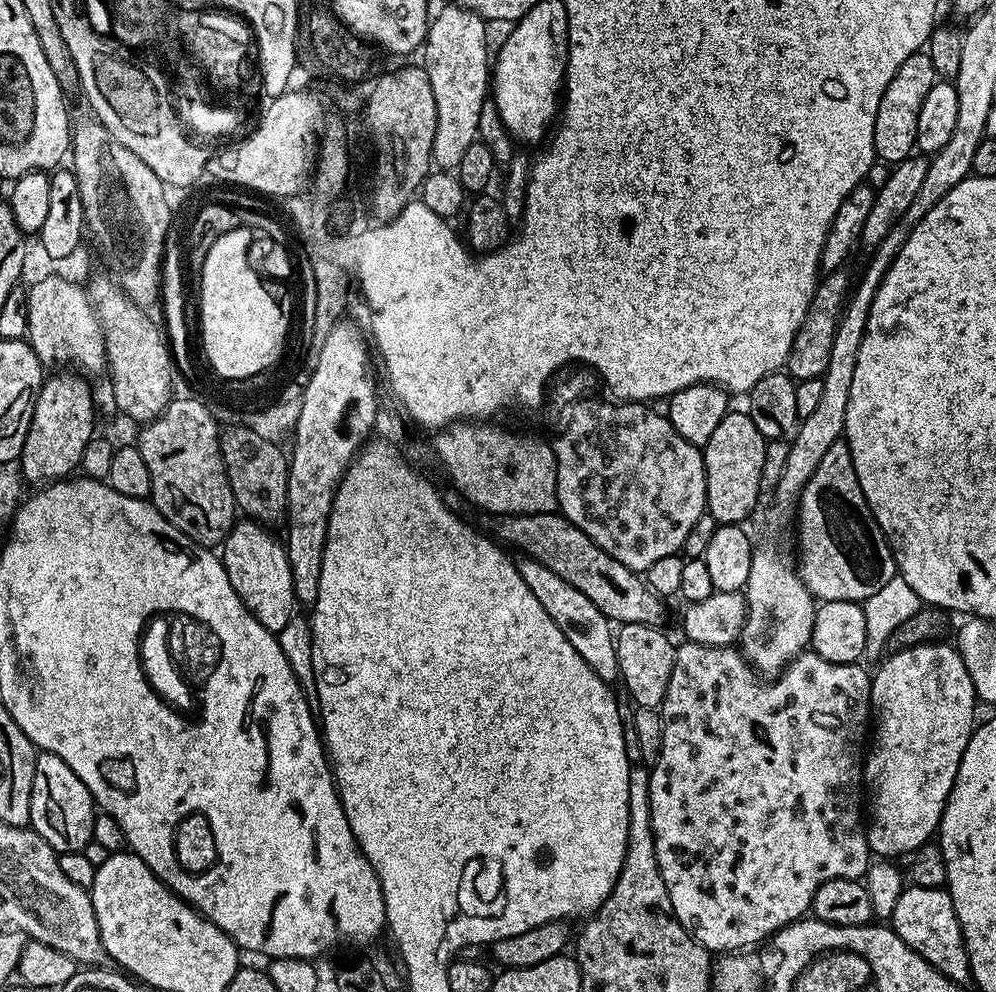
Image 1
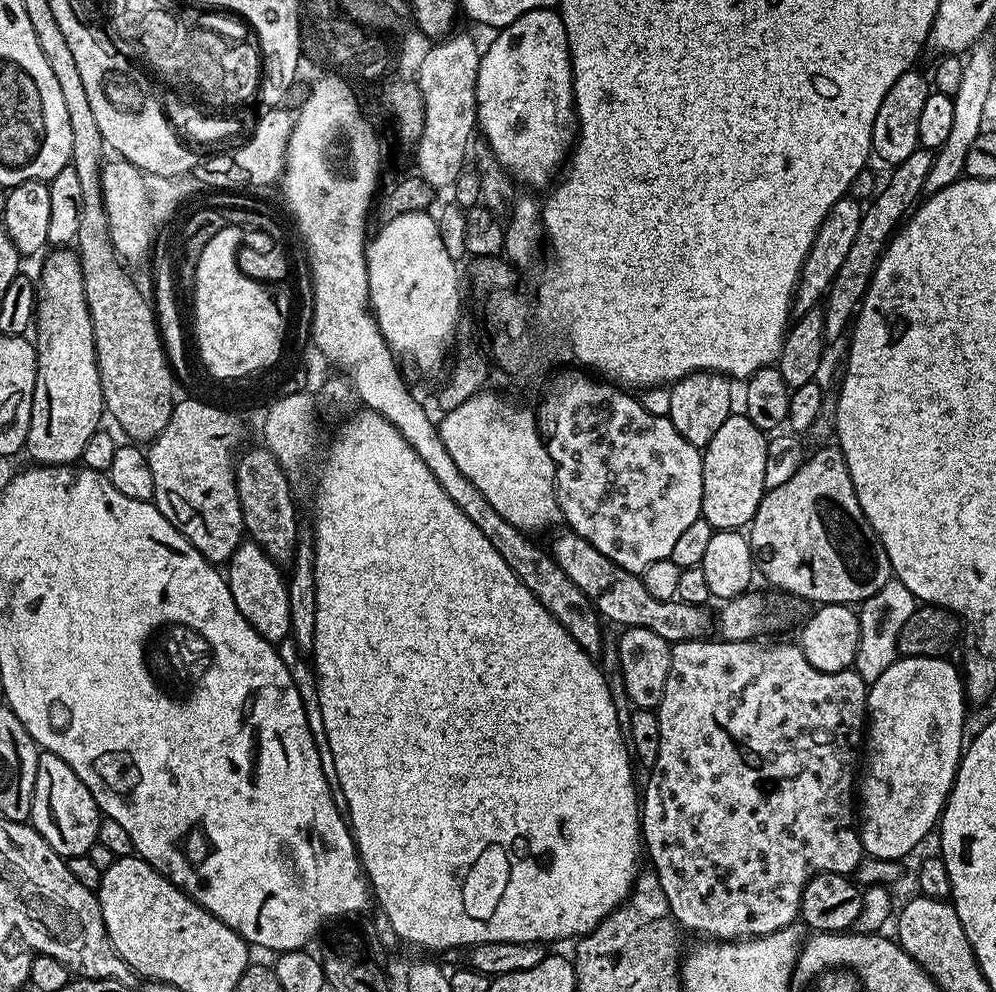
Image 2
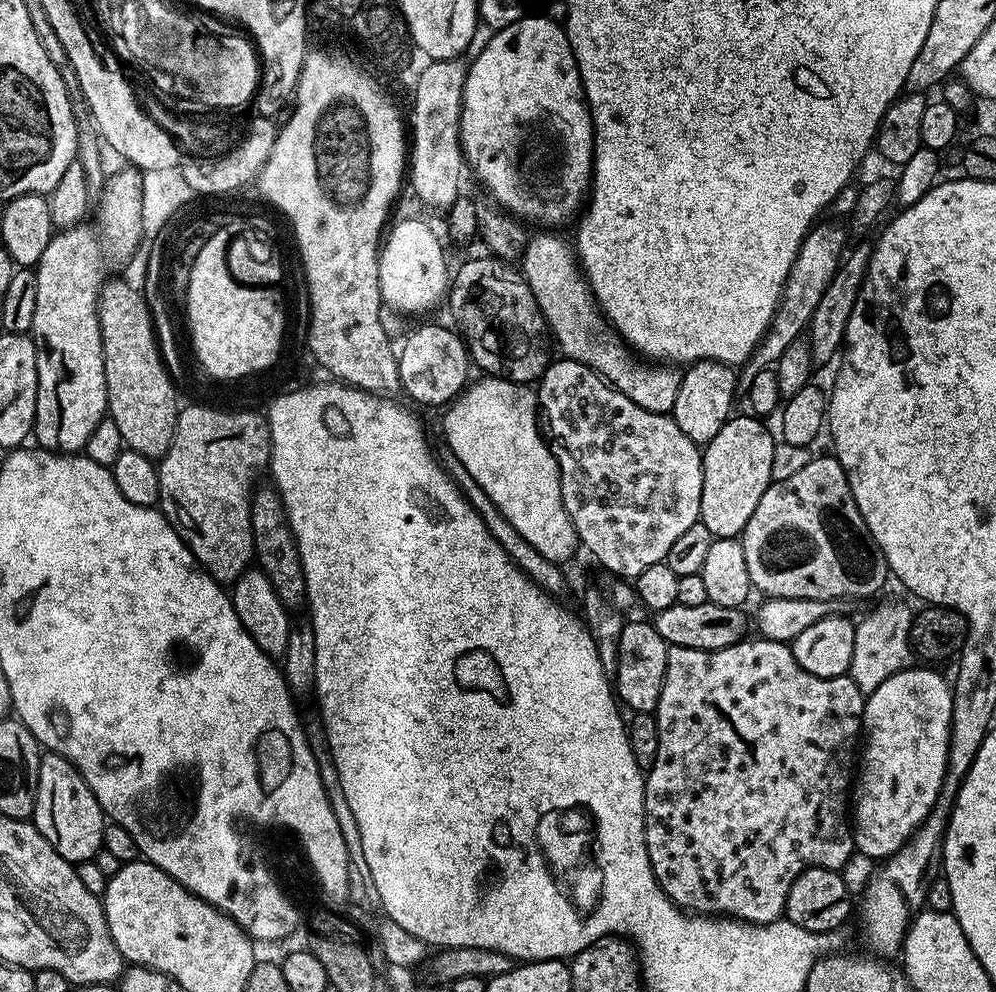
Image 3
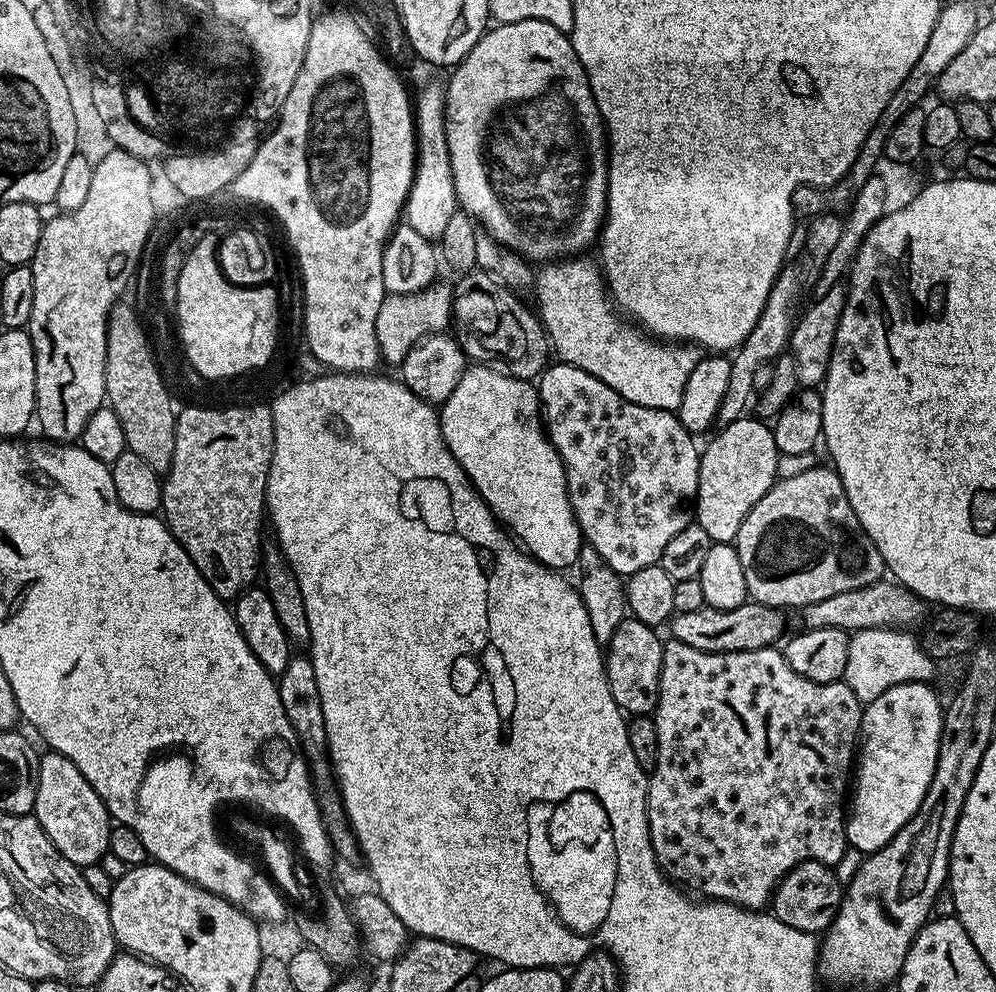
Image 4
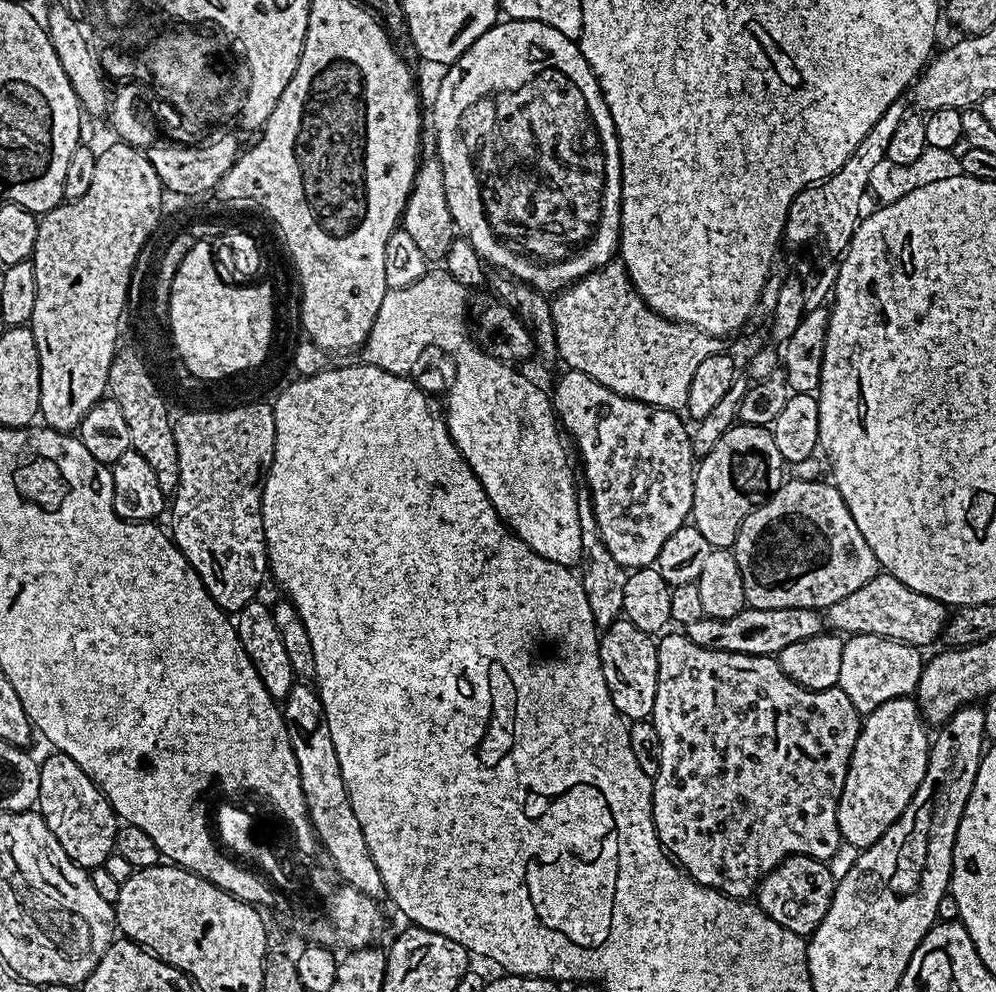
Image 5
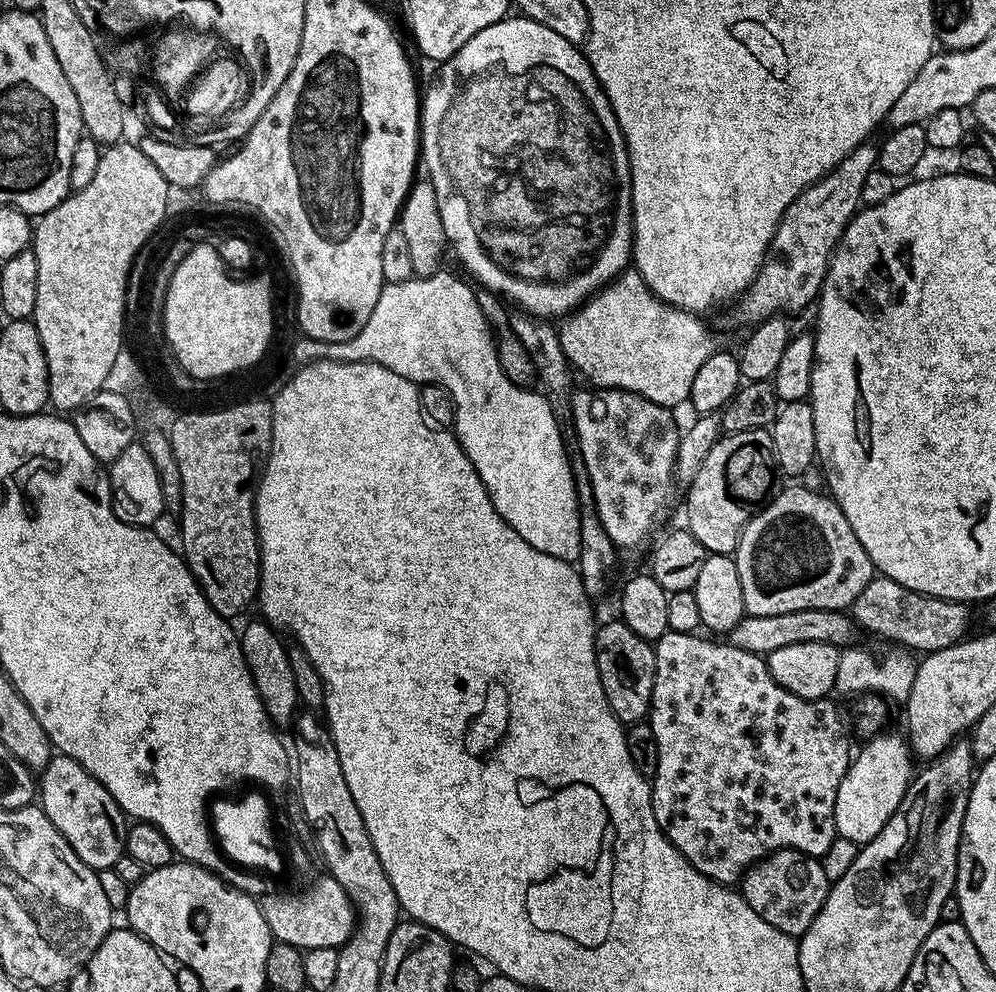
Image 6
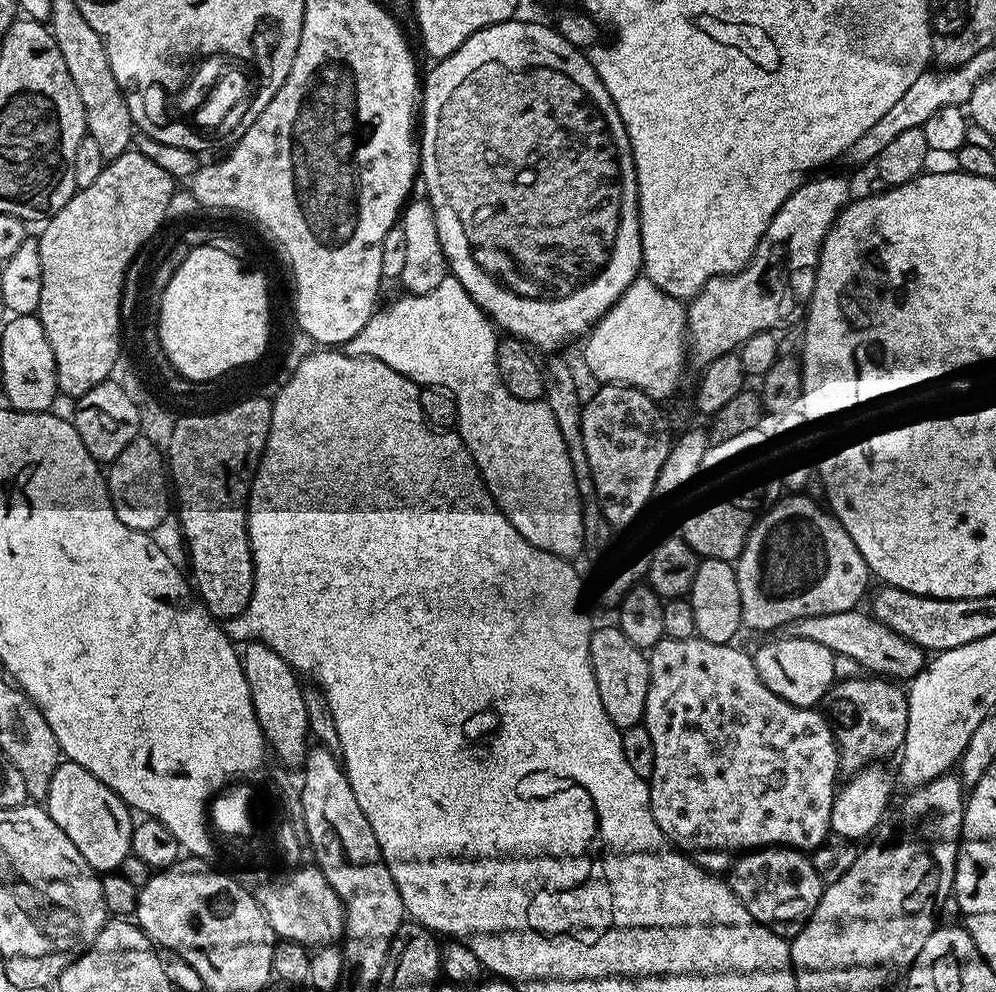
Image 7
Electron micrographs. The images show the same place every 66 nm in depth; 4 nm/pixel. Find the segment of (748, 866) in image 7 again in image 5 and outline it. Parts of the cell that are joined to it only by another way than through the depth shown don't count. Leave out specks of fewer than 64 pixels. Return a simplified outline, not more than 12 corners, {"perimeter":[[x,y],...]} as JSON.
{"perimeter":[[787,856],[760,881],[763,912],[807,938],[836,882],[825,861]]}

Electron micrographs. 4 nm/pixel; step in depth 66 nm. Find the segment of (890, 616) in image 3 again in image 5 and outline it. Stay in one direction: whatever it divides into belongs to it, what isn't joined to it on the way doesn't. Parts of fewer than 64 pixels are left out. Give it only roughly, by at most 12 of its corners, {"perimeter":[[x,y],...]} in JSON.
{"perimeter":[[848,636],[838,687],[861,714],[911,697],[921,649]]}

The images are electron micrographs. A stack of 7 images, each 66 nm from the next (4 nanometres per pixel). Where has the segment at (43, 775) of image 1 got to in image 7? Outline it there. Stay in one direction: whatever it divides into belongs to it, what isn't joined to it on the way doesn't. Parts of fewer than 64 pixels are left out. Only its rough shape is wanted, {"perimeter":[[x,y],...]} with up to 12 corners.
{"perimeter":[[65,759],[46,811],[98,874],[130,855],[133,813]]}

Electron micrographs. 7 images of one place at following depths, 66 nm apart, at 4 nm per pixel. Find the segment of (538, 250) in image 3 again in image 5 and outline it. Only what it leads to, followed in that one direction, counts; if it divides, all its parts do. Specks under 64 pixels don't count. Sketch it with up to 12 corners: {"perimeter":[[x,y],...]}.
{"perimeter":[[624,261],[550,301],[559,359],[687,409],[721,337],[668,320]]}

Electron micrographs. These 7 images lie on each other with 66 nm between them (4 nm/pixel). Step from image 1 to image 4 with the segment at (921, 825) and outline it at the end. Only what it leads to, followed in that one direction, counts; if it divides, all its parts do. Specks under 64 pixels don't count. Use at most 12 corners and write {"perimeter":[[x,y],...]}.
{"perimeter":[[925,681],[863,705],[844,822],[882,850],[938,766],[945,709]]}

